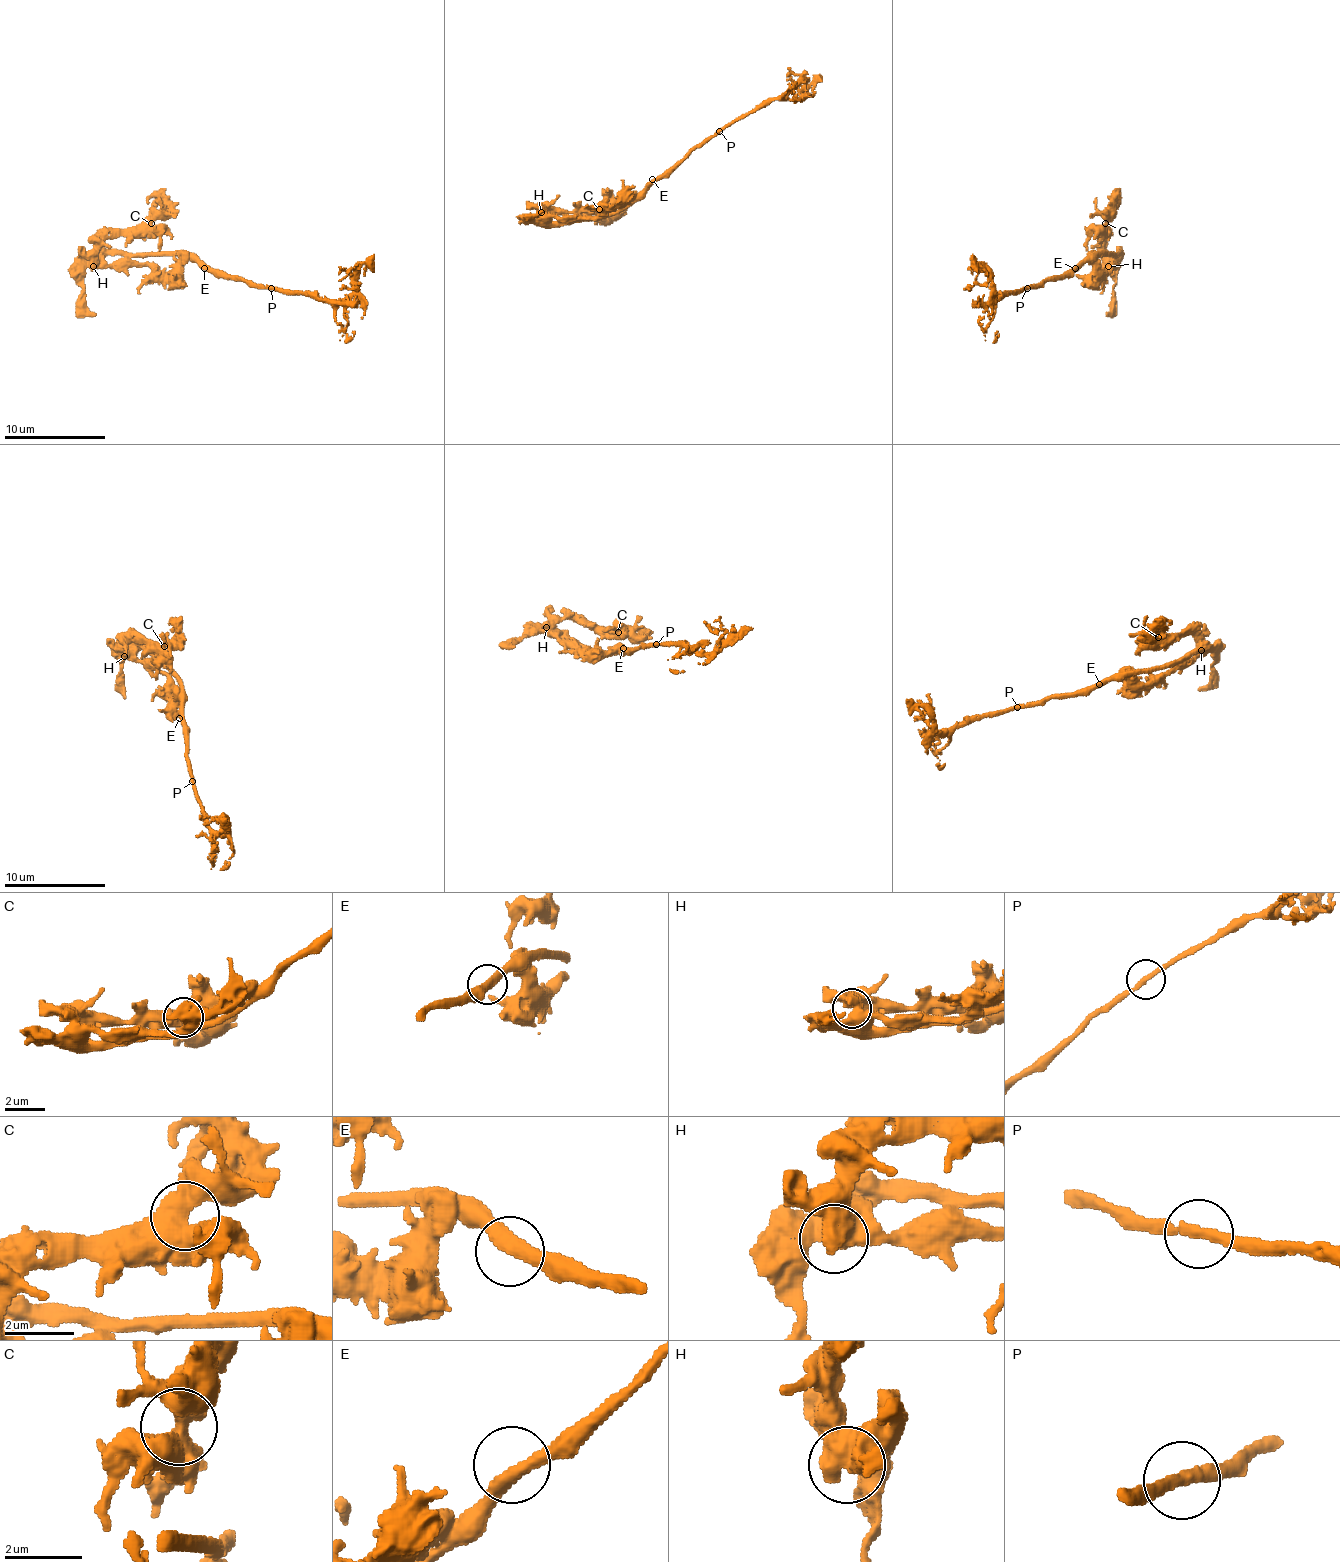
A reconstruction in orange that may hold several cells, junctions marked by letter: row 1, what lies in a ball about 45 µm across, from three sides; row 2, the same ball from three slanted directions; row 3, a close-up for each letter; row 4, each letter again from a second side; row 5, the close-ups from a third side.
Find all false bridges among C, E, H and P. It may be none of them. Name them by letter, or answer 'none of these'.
none of these

